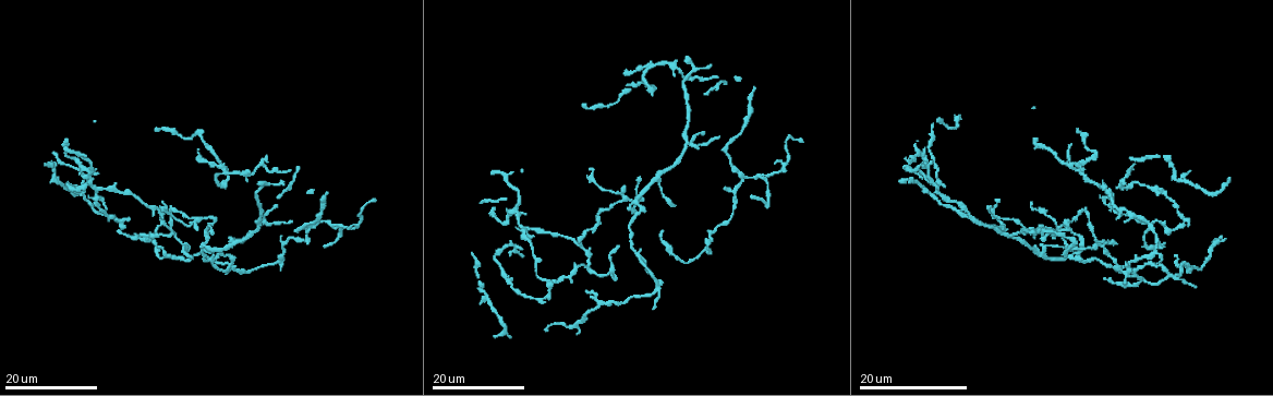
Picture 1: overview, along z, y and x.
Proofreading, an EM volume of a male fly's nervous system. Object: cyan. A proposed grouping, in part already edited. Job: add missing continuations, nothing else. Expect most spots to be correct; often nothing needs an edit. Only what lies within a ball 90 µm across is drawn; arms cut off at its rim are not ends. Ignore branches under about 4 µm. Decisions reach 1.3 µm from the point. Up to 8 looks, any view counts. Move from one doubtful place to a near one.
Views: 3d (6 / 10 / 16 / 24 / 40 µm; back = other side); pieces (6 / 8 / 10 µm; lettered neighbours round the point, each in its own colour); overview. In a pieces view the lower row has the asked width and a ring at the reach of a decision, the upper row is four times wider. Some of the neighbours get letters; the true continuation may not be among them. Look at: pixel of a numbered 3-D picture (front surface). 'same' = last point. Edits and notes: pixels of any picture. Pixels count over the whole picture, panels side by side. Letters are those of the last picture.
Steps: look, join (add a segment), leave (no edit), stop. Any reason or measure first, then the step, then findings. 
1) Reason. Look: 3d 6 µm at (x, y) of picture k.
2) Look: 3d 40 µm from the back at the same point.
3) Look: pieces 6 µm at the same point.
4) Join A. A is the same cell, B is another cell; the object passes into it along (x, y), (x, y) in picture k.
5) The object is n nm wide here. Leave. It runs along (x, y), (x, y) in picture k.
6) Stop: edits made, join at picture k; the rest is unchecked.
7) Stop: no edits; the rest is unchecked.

Branch stops here. Look: 3d 16 µm at (1223, 235) of picture 1.

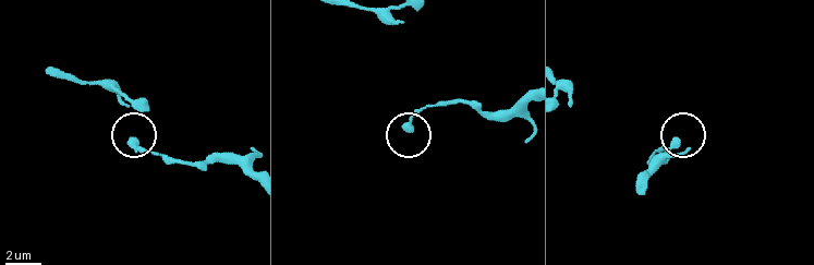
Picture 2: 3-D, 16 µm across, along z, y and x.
See the neighbours. Look: pieces 6 µm at (135, 139) of picture 2.

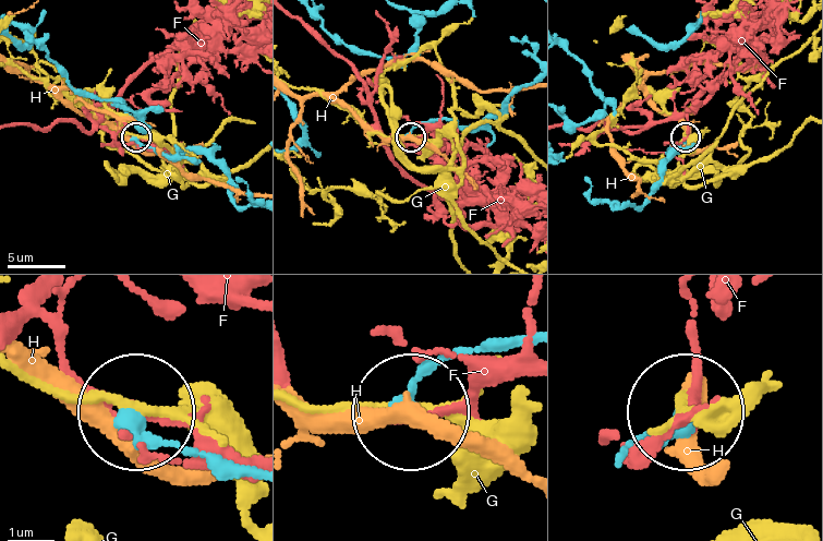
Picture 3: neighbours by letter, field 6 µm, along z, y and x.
Leave. F, G and H are other cells; it runs along (181, 454), (134, 415) in picture 3; no lettered segment goes on from it.

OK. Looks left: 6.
End of a long branch. Look: 3d 24 µm at (578, 241) of picture 1.

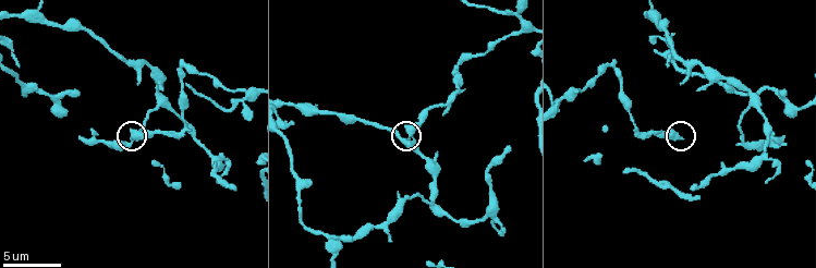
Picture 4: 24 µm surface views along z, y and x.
Look: pieces 6 µm at (681, 138) of picture 4.

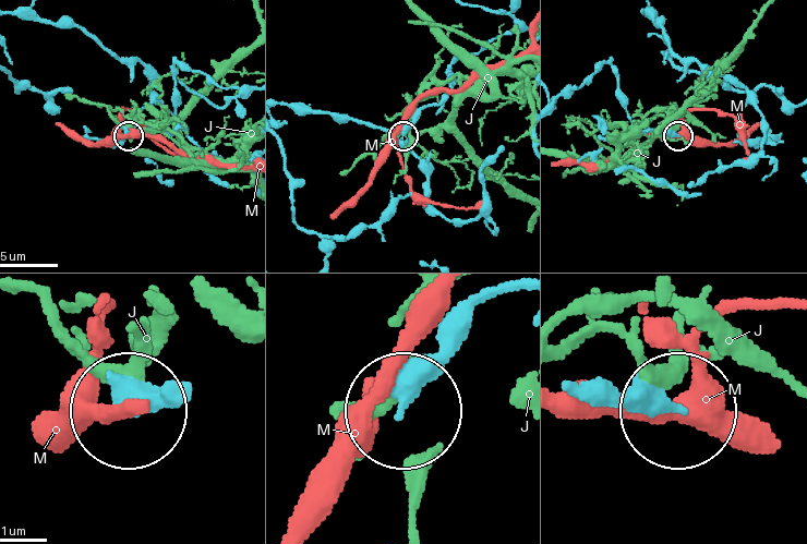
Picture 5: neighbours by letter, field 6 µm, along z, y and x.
Leave. J and M are other cells; it runs along (491, 291), (444, 370), (401, 412) in picture 5; none of them fits.

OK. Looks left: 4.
Tapers out. Look: 3d 24 µm at (661, 230) of picture 1.

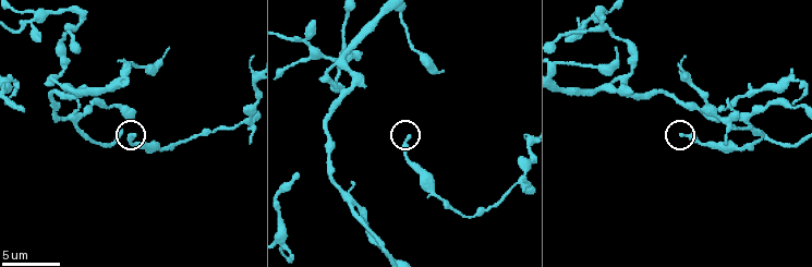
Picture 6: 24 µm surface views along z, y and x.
Look: pieces 6 µm at (409, 135) of picture 6.

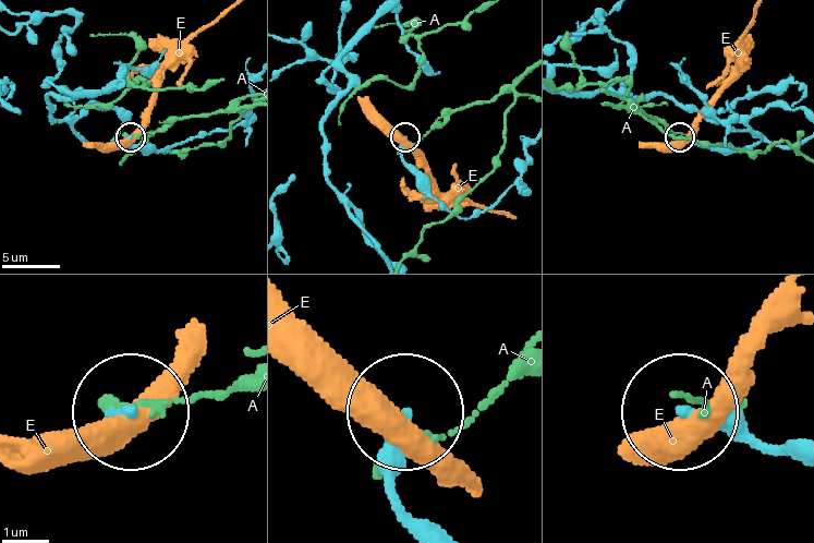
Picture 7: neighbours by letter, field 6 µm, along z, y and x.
Leave. A and E are other cells; it runs along (524, 172), (465, 219), (448, 210), (406, 164), (403, 137) in picture 7; none of them fits.

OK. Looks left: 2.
An open end. Look: 3d 16 µm at (707, 95) of picture 1.

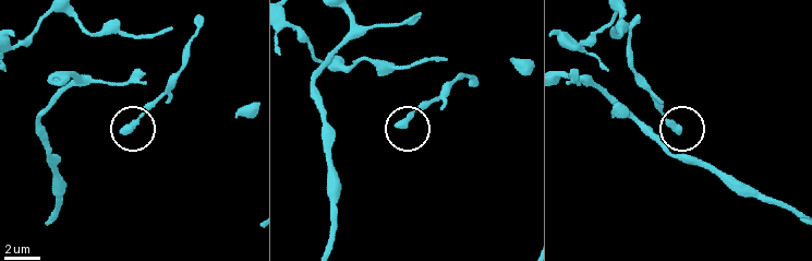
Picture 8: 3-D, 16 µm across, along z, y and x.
Look: pieces 10 µm at (397, 125) of picture 8.

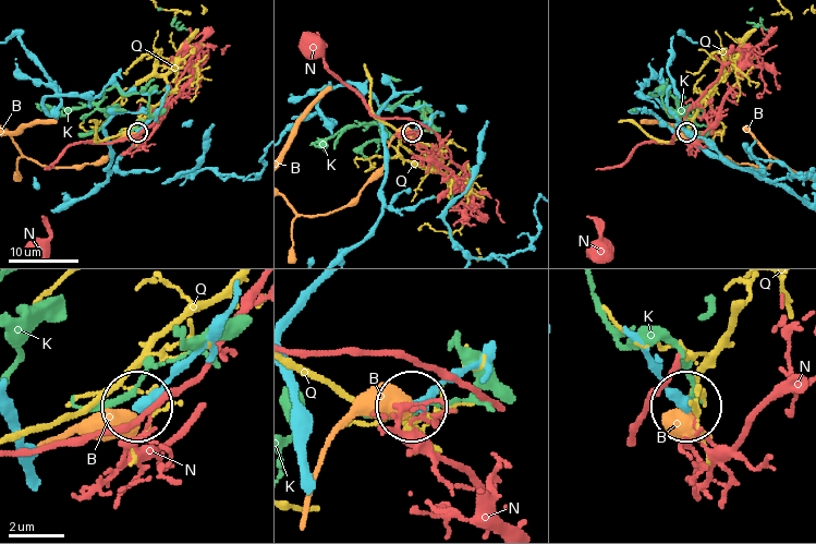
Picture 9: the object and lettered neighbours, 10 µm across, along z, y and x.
The object is 380 nm wide here. Leave. B, K, N and Q are other cells; none of them fits.

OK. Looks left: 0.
Stop: no edits; the rest is unchecked.

